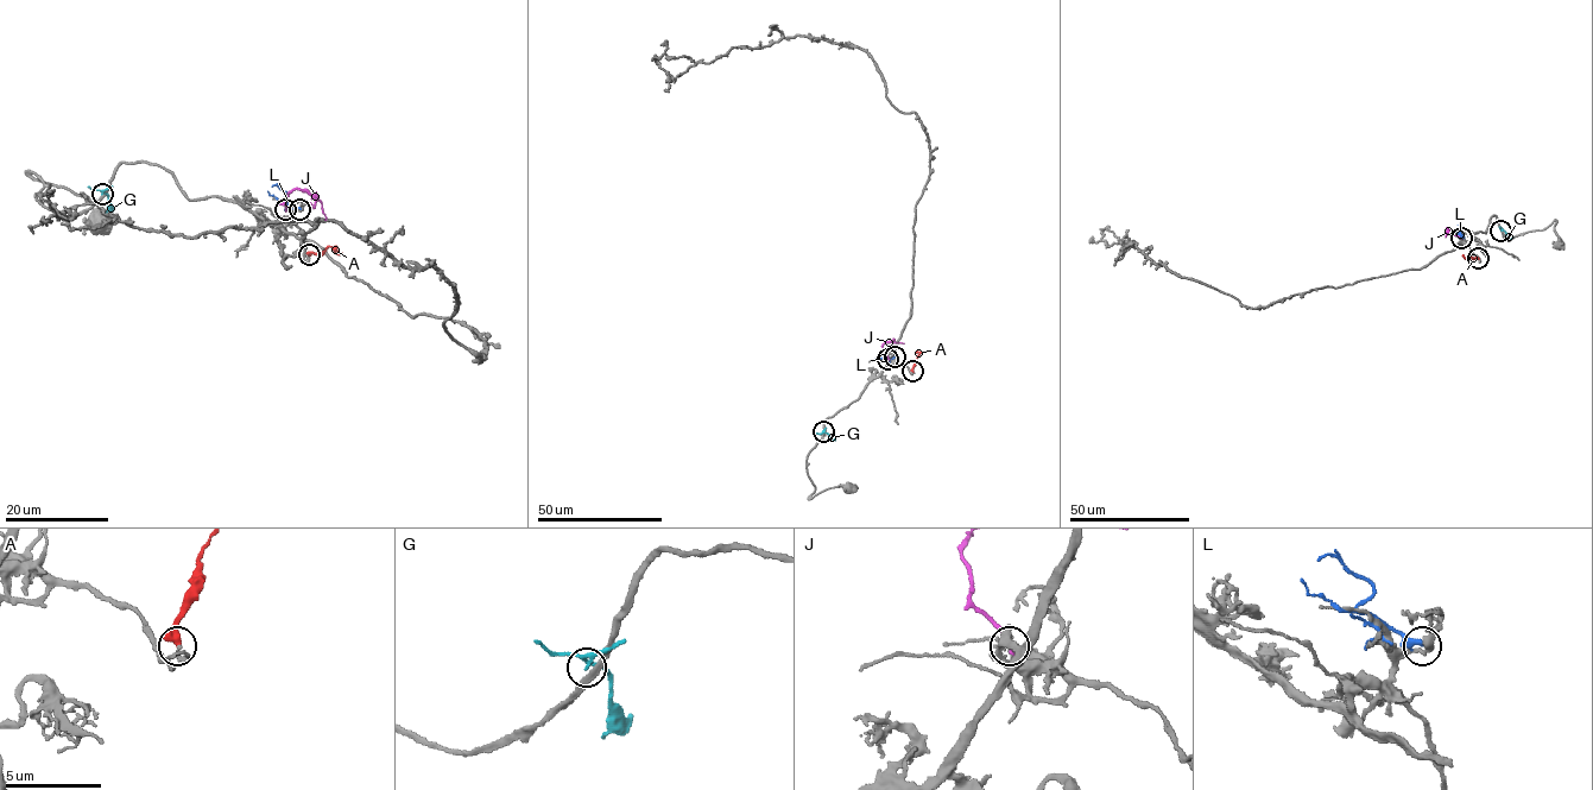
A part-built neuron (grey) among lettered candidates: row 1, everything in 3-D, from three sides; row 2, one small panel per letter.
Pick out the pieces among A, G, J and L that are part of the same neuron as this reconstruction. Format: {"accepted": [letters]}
{"accepted": []}

